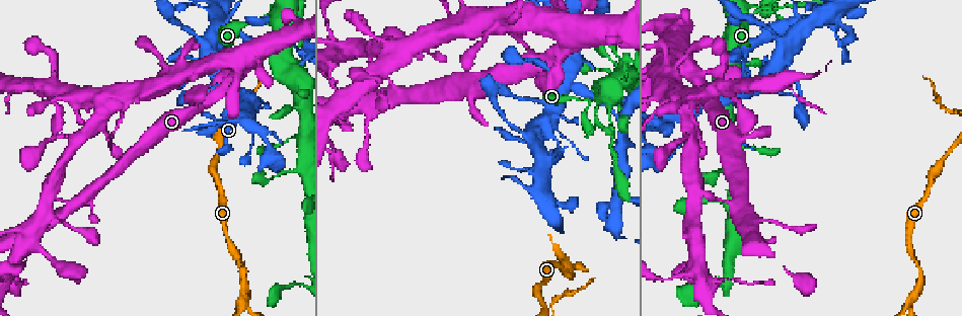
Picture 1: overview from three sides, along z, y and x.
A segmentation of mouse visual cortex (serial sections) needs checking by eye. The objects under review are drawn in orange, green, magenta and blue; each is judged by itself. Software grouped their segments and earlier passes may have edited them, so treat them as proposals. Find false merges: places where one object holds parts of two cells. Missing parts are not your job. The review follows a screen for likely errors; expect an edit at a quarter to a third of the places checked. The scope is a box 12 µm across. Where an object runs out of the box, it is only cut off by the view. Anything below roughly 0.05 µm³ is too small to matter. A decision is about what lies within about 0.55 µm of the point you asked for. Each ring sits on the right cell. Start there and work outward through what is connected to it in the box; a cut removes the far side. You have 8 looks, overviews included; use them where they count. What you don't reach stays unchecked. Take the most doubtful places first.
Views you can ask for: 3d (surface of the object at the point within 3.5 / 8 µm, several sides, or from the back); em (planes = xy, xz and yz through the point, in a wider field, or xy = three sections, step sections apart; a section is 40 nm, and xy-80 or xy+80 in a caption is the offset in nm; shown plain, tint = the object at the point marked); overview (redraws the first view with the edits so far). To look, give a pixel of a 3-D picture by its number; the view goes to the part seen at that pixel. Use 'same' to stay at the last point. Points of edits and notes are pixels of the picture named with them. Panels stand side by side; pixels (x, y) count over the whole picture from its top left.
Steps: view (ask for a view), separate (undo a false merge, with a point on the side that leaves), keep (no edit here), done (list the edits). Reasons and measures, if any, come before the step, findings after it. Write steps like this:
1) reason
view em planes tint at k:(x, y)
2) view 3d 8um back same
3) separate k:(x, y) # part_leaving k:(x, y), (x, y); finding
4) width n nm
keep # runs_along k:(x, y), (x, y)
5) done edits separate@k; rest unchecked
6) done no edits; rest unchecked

side arm on a straight run
view 3d 3.5um at 1:(242, 299)

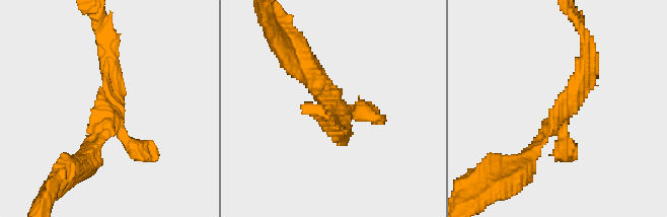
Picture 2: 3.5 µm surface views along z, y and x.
arms 3; arm_widths 200, 250, 250 nm; need the tissue
view em xy step 1 tint at 2:(563, 113)

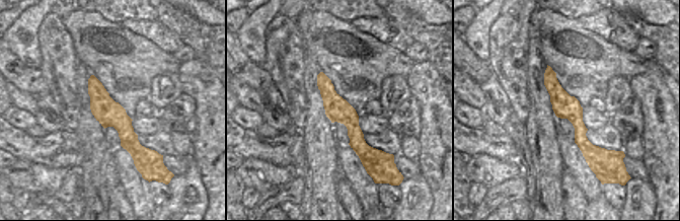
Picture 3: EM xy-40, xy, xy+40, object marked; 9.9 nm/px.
keep # runs_along 3:(548, 70), (587, 156); continuous, no second cell

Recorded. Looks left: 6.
abrupt turn
view em planes tint at 1:(531, 138)

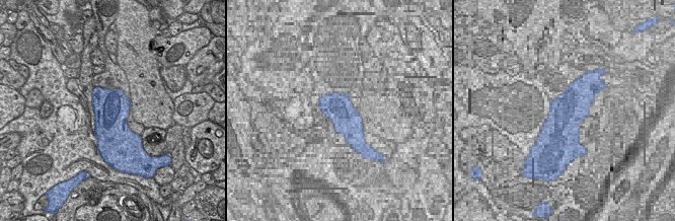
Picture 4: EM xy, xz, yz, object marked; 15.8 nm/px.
view 3d 3.5um back same

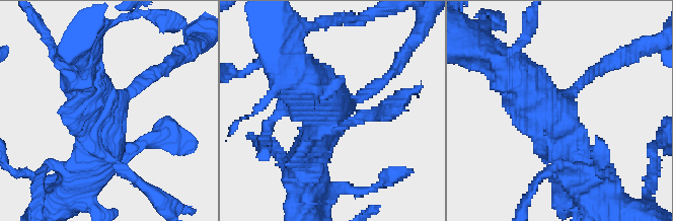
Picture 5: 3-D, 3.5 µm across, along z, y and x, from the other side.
width 550 nm
keep # runs_along 5:(596, 192), (526, 91); one cell here

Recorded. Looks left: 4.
looks like a crossing
view 3d 8um at 1:(541, 183)

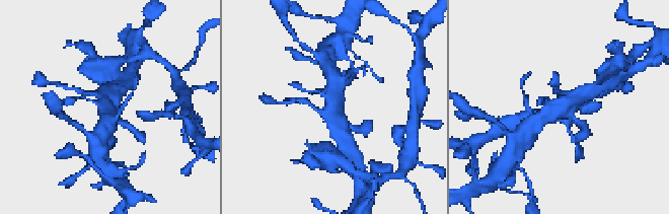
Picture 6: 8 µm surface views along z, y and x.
view em xy step 5 tint at 6:(108, 107)

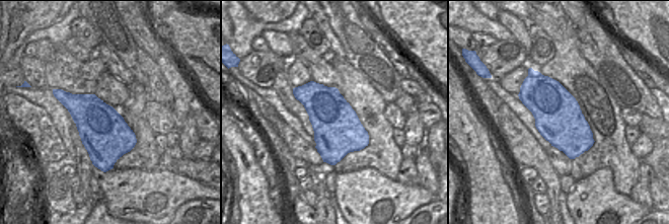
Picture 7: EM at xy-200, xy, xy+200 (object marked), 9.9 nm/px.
width 480 nm
keep # runs_along 6:(537, 121), (585, 93); one cell here

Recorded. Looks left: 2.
done no edits; rest unchecked

